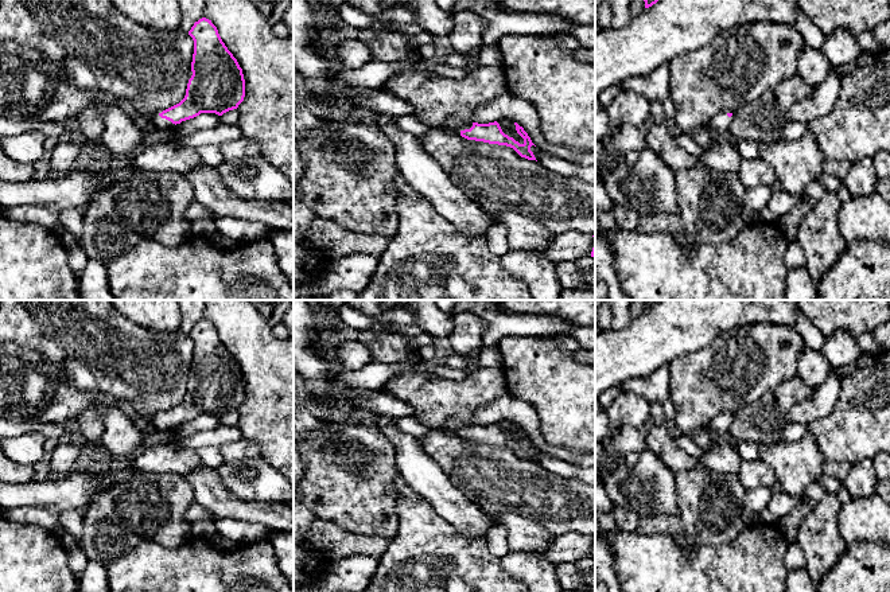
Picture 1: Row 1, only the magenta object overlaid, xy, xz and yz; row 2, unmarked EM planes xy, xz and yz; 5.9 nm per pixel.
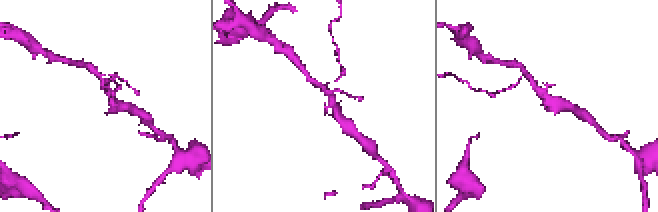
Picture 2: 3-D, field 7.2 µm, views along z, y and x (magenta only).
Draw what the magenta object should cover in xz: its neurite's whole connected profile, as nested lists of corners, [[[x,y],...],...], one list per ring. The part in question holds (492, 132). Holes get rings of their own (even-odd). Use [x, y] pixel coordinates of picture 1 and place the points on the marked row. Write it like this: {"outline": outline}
{"outline": [[[448,117],[446,120],[446,125],[467,140],[506,145],[513,148],[521,157],[525,157],[528,160],[536,160],[533,152],[530,151],[530,147],[535,144],[532,143],[524,128],[520,126],[517,122],[514,122],[514,125],[517,133],[524,139],[522,144],[516,141],[513,137],[505,135],[497,121],[489,124],[471,124],[462,122],[456,117]]]}

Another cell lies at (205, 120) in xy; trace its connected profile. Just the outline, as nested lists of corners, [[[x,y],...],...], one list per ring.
[[[201,113],[194,118],[176,124],[174,126],[174,133],[179,137],[186,137],[198,131],[211,129],[221,122],[222,122],[221,116],[215,113]]]

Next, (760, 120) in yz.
[[[796,73],[735,110],[728,132],[734,140],[755,141],[759,145],[780,141],[780,128],[789,122],[790,106],[811,98],[815,89]]]

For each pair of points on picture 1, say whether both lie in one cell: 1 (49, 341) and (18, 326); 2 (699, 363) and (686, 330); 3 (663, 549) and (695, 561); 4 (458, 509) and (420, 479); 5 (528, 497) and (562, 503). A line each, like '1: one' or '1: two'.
1: one
2: two
3: one
4: one
5: one

